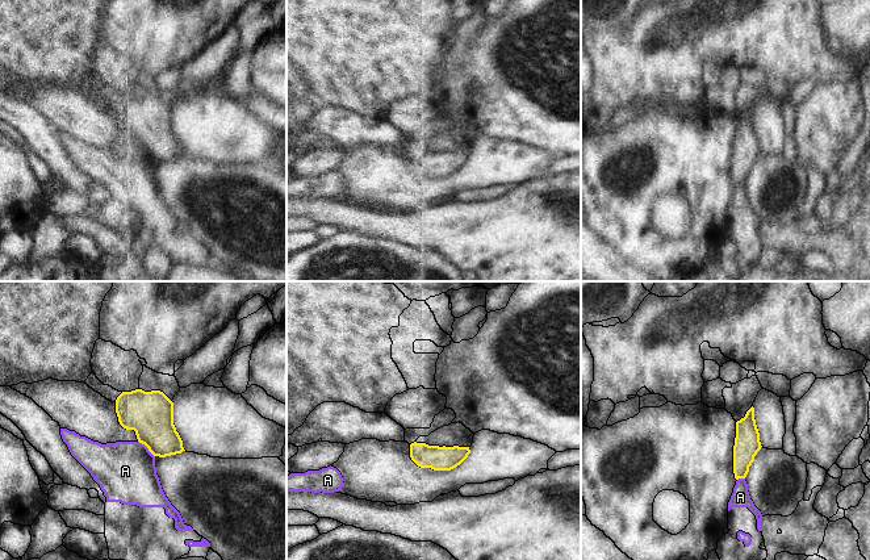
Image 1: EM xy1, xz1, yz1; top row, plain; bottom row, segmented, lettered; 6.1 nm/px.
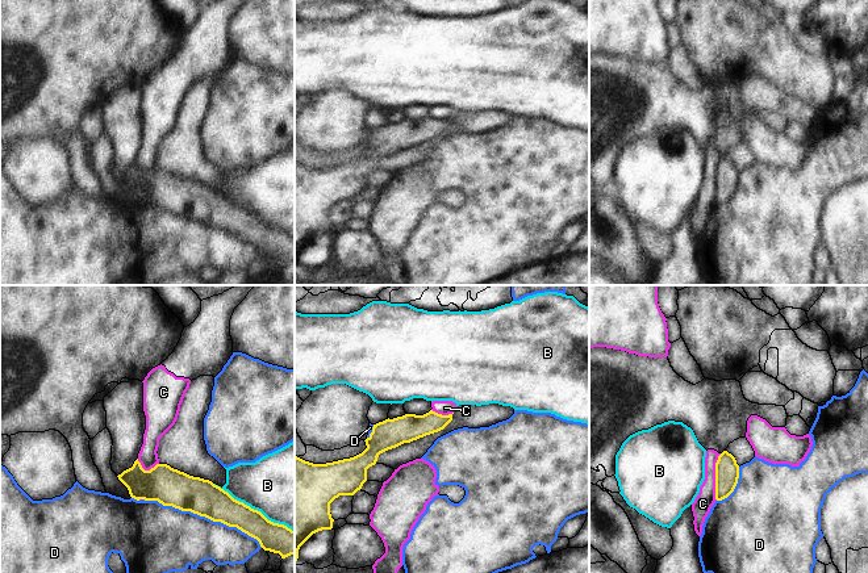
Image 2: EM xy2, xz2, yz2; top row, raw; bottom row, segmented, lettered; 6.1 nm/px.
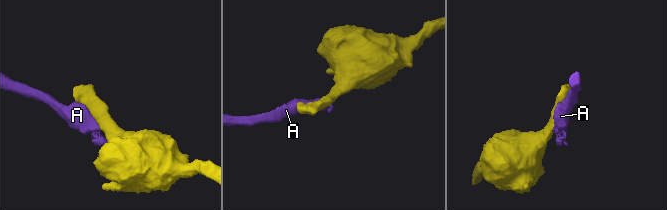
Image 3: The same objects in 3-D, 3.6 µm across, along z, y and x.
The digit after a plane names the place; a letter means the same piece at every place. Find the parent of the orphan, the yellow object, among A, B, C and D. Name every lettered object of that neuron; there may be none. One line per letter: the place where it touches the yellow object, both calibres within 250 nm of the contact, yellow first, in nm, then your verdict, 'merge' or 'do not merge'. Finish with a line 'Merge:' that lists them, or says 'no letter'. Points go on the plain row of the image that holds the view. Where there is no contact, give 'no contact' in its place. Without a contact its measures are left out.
A: xy1 (147, 153) | 280/360 nm | do not merge
B: xy2 (253, 214) | 200/460 nm | do not merge
C: yz2 (716, 183) | 140/120 nm | do not merge
D: xy2 (204, 221) | 220/380 nm | do not merge
Merge: no letter

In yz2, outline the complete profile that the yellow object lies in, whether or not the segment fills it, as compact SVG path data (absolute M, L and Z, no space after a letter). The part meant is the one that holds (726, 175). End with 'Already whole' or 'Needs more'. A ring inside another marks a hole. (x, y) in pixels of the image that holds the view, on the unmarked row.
M723 156L715 168L715 205L727 204L735 195L739 184L739 171L735 163Z. Already whole

